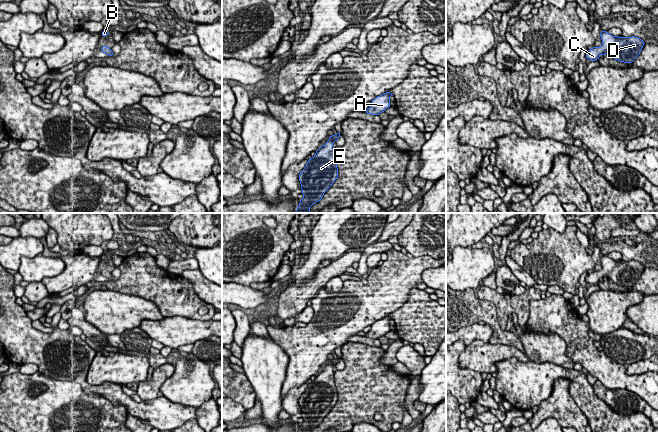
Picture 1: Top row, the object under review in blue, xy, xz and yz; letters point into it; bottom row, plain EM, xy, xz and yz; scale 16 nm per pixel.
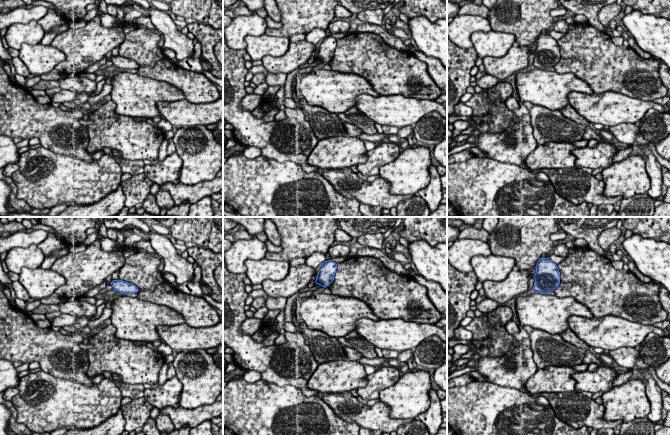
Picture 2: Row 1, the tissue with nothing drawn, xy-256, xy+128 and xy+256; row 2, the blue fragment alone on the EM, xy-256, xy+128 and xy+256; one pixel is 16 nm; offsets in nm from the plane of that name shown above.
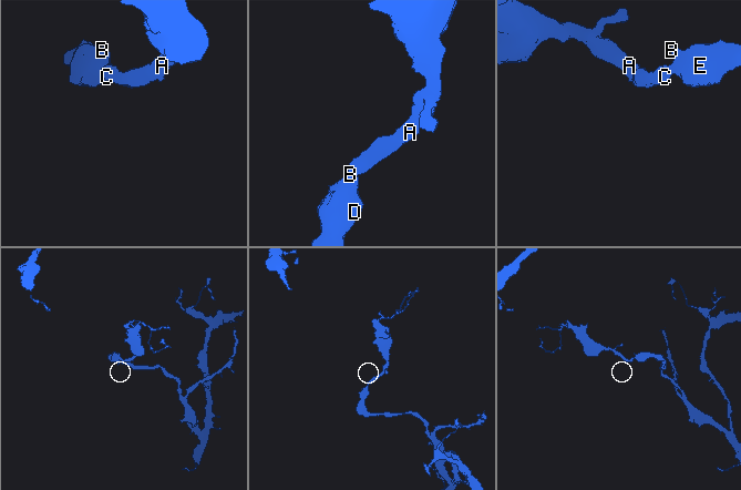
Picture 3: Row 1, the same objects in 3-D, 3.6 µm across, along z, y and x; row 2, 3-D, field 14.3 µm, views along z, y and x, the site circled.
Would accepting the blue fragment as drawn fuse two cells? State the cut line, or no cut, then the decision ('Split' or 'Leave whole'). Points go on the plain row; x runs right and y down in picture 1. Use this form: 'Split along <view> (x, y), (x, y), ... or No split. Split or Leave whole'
No split. Leave whole

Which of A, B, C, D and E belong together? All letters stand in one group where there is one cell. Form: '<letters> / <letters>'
A B C D E

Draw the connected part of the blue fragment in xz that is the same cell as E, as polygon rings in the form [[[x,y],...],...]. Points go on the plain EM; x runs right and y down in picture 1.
[[[341,357],[329,360],[329,364],[324,370],[316,375],[315,380],[308,384],[307,389],[299,398],[299,405],[301,408],[302,418],[304,421],[300,424],[297,432],[310,432],[313,428],[320,425],[324,417],[332,410],[338,401],[338,392],[335,386],[333,366],[337,365]]]

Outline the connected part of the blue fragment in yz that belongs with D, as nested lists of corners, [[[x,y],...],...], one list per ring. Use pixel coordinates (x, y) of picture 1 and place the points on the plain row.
[[[606,255],[600,256],[602,269],[593,271],[585,278],[592,285],[598,284],[601,278],[610,278],[615,284],[632,287],[640,278],[645,266],[638,261],[618,261]]]

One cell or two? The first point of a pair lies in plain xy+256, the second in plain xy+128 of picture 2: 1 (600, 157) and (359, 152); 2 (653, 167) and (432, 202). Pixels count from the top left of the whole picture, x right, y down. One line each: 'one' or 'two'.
1: two
2: one

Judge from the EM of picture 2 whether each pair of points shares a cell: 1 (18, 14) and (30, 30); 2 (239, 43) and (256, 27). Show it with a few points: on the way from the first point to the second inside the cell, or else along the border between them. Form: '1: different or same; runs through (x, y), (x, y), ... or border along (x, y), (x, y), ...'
1: different; border along (36, 20), (13, 23), (10, 26)
2: same; runs through (239, 37), (250, 27)

